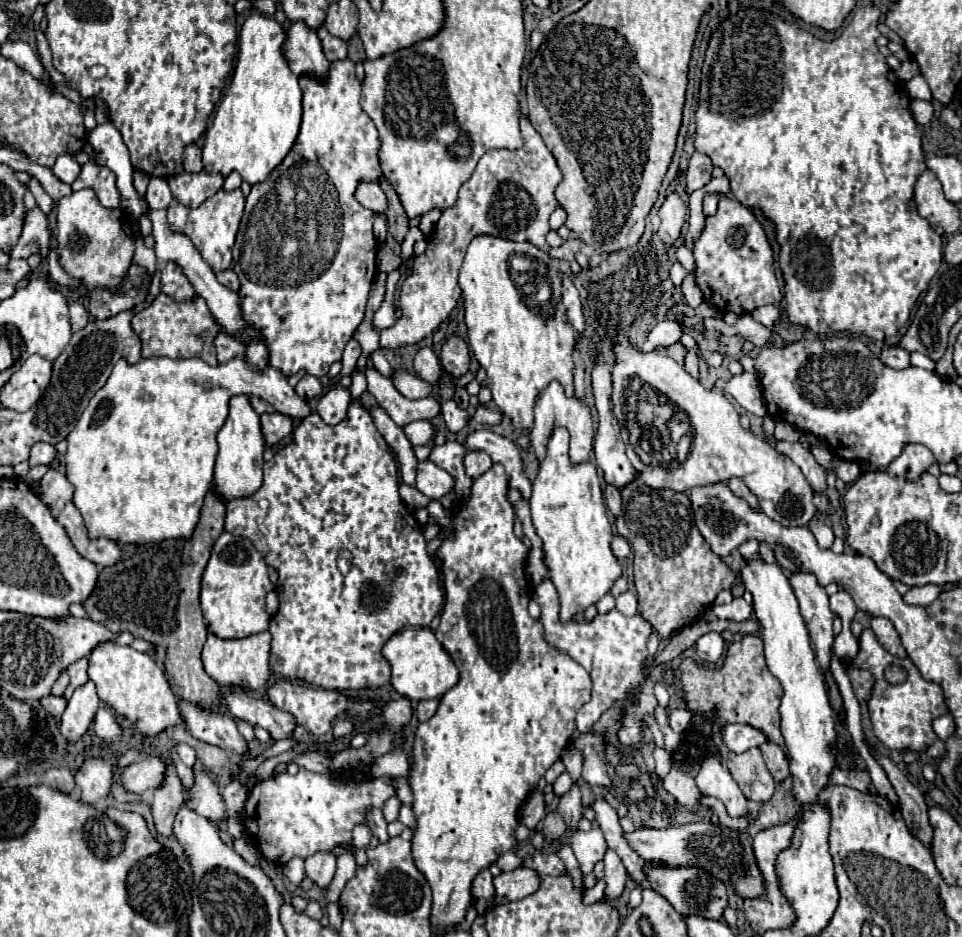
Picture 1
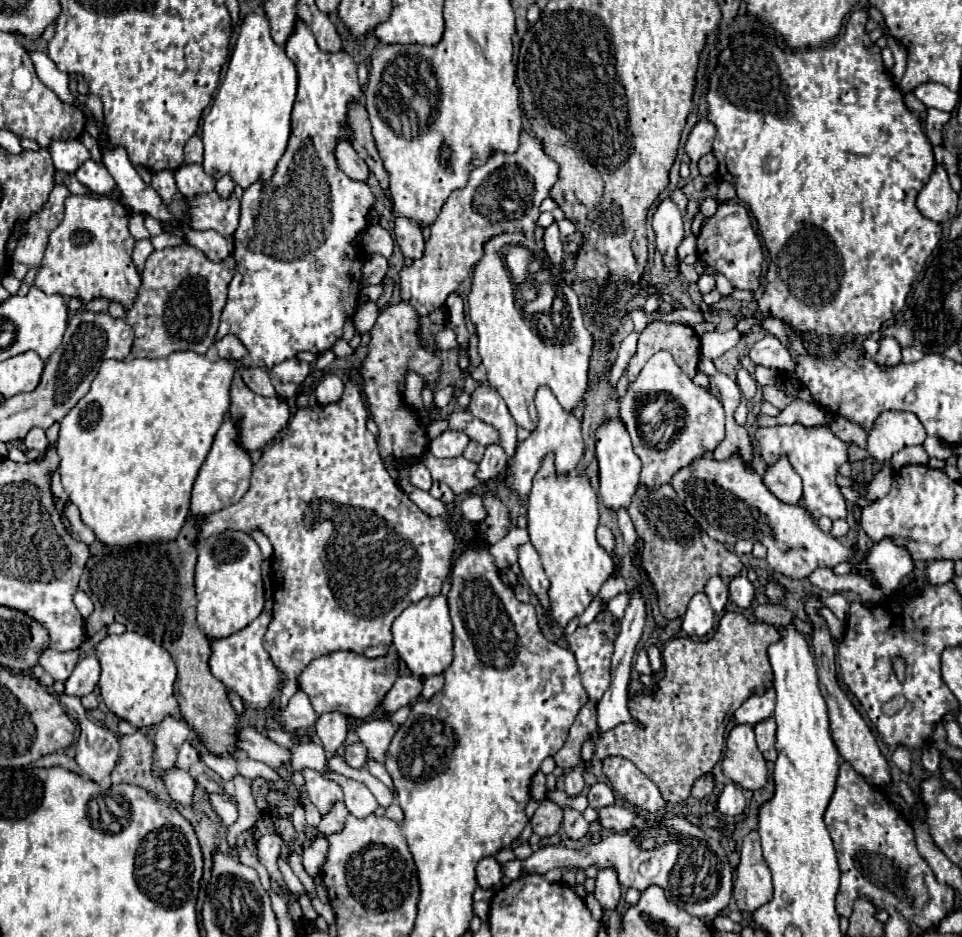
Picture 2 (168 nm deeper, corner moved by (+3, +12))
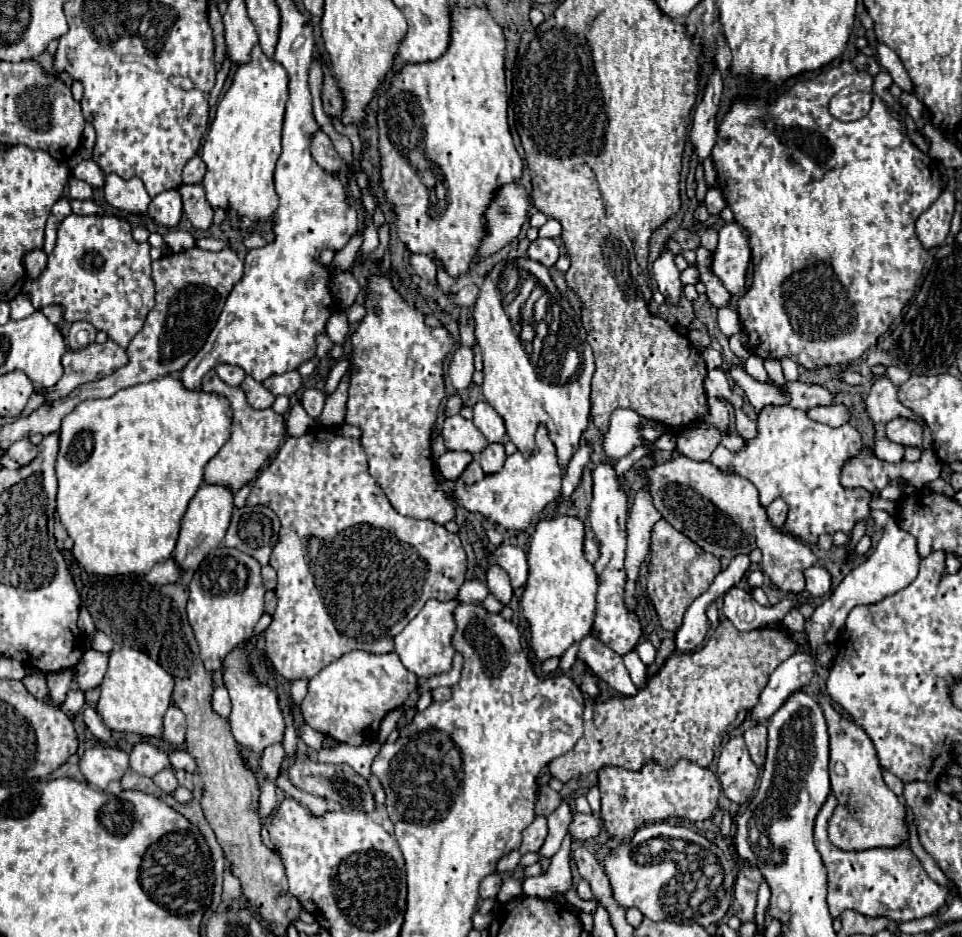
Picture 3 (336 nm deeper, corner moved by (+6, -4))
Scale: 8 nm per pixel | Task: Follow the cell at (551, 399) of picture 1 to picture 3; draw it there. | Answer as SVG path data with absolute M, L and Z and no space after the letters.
M541 424L537 428L537 452L531 456L523 456L515 452L507 456L505 466L501 472L493 476L485 476L475 484L465 484L461 478L455 480L453 486L453 500L467 508L469 512L479 512L487 520L507 528L507 530L525 530L531 524L531 518L537 516L549 502L561 496L561 482L563 482L563 468L557 458L557 450L549 440L547 428Z

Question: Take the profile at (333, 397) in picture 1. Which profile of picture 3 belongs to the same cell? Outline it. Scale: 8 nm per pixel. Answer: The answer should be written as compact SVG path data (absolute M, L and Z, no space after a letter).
M305 390L303 392L303 398L301 398L301 404L305 406L307 414L313 416L313 418L319 418L321 412L323 412L323 406L325 406L325 400L327 400L327 394L325 392L319 392L319 390Z

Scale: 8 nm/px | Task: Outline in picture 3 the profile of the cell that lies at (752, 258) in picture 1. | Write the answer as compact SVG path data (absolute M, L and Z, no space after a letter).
M737 222L719 230L719 244L711 258L711 272L723 282L731 296L745 294L745 278L751 262L749 240Z

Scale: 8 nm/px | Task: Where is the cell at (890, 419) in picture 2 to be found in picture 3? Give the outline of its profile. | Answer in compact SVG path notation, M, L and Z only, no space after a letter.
M895 418L889 424L885 424L885 436L889 436L889 440L905 448L911 448L911 446L921 448L921 426L917 422Z

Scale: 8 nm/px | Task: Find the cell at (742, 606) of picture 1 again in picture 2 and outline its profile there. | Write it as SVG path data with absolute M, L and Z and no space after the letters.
M738 574L738 576L732 578L732 582L730 582L730 600L738 608L748 610L752 606L752 602L754 602L754 594L756 594L754 584L744 574Z

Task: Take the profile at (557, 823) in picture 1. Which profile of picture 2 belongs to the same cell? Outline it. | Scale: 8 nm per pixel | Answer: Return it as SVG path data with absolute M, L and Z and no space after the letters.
M542 800L538 810L532 816L532 830L534 834L546 838L556 834L560 822L562 822L562 808L558 804L554 804L552 800Z

